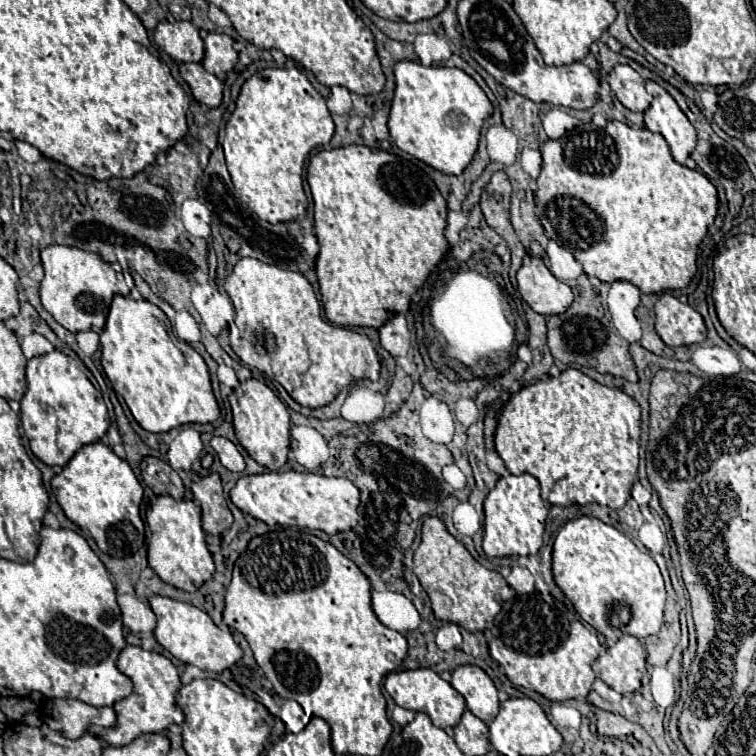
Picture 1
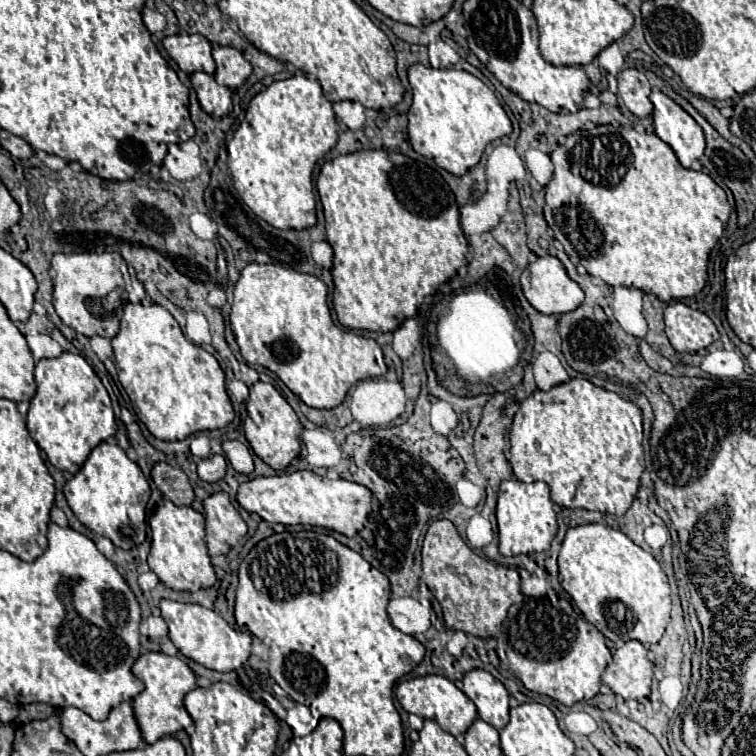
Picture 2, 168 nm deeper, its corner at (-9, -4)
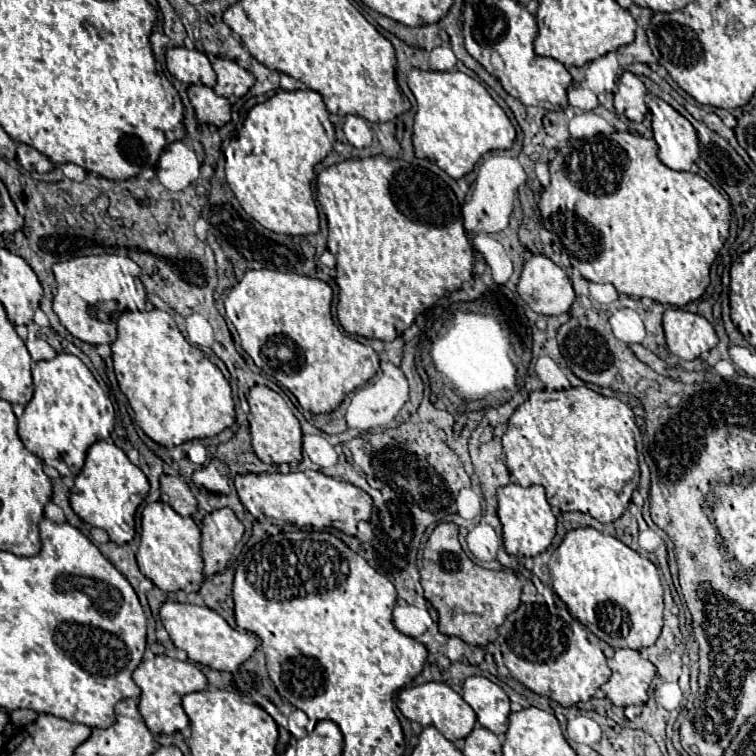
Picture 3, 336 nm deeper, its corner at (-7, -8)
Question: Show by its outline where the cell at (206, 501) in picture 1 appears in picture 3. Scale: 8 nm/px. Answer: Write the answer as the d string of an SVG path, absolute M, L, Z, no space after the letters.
M230 508L216 510L204 518L202 528L202 558L204 558L204 574L222 572L236 548L238 540L244 534L244 526L236 520Z

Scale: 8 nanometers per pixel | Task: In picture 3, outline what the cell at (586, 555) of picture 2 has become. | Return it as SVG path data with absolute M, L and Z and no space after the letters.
M594 528L570 530L554 554L550 578L570 614L612 648L640 650L660 636L664 588L658 570L618 538Z

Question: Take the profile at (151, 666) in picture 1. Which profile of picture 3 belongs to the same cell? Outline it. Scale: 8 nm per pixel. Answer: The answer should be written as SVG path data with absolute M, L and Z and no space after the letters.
M154 656L152 660L144 660L134 672L134 682L142 690L140 700L138 700L140 714L146 722L146 726L156 734L158 732L174 734L176 730L182 732L186 726L189 726L188 716L182 707L182 696L204 690L208 686L206 676L202 674L202 670L198 666L176 660L176 658L168 658L168 656Z

